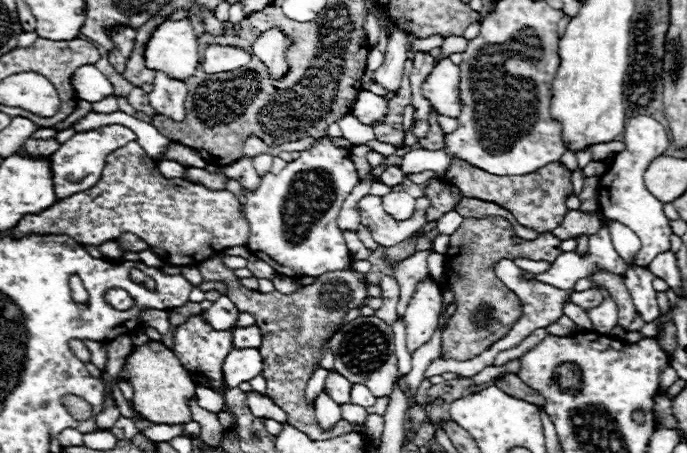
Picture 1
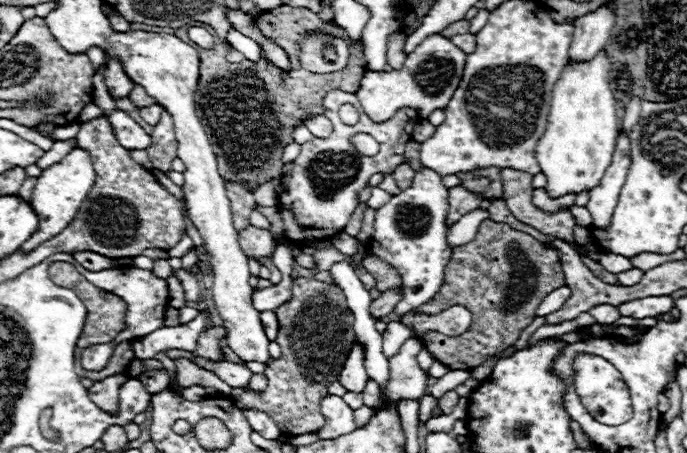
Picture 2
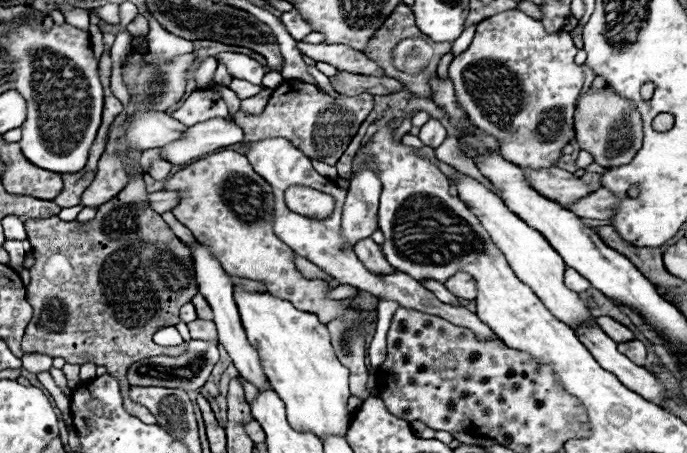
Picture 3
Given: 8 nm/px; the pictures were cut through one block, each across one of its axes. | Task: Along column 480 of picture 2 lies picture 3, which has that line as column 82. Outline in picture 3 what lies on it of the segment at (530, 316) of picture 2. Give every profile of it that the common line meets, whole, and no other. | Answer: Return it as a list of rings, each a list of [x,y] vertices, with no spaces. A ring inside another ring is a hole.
[[[136,176],[120,194],[102,204],[96,218],[86,224],[76,220],[64,222],[58,216],[30,218],[24,222],[28,240],[34,248],[32,252],[36,264],[30,268],[30,284],[26,286],[28,302],[34,308],[34,318],[26,328],[22,350],[42,352],[52,358],[60,356],[70,364],[84,364],[92,360],[96,366],[106,366],[108,374],[118,378],[128,414],[140,418],[142,422],[156,424],[156,418],[148,408],[130,400],[130,384],[126,374],[128,368],[142,358],[158,354],[180,354],[186,350],[186,342],[173,347],[156,346],[152,342],[152,334],[160,330],[160,326],[174,326],[180,322],[178,310],[184,306],[184,302],[190,302],[198,294],[198,286],[192,270],[190,250],[174,236],[162,216],[150,210],[146,196],[148,192],[142,176]]]

